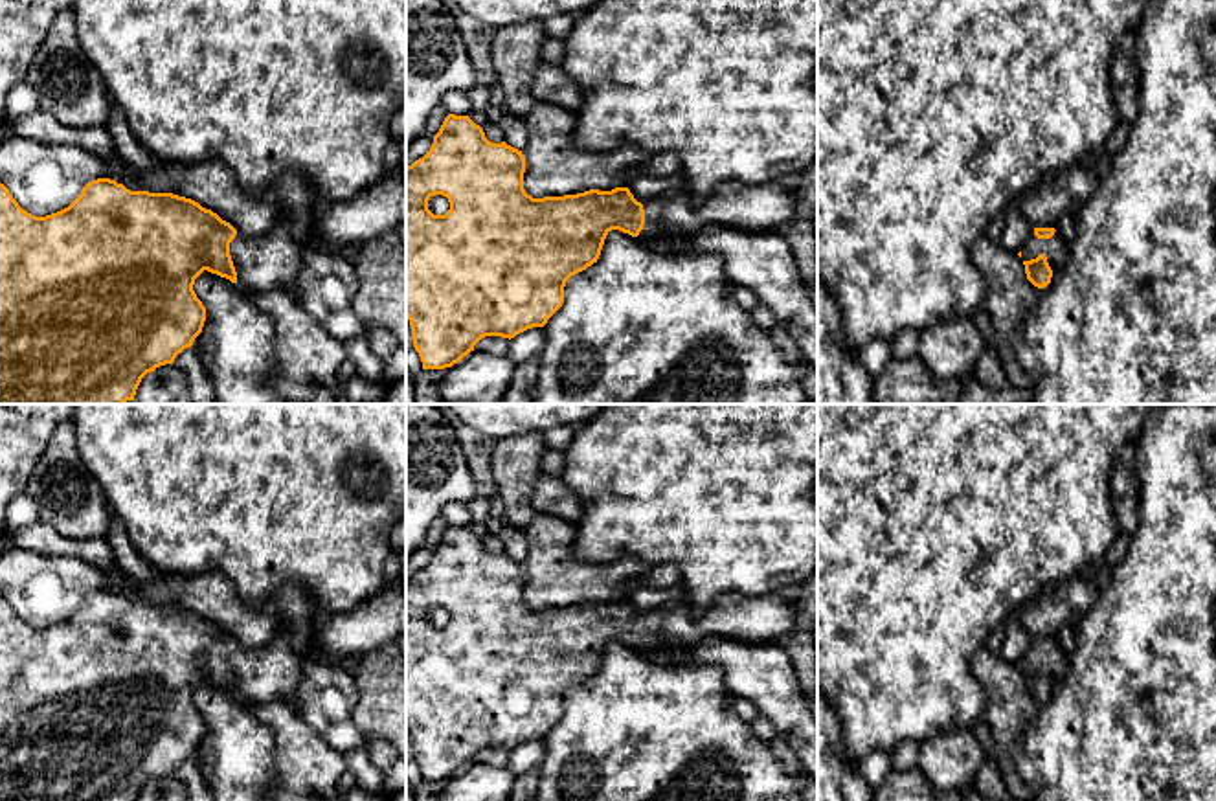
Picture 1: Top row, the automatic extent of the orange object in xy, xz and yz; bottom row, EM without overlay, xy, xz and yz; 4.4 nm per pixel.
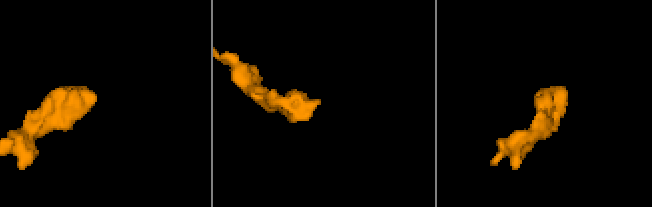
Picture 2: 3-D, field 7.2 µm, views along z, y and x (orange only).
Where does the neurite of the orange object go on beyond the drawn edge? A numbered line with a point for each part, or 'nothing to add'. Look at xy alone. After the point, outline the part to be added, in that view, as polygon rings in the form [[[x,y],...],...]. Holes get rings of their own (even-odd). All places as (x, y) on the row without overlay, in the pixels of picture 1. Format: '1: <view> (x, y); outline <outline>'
1: xy (274, 671); outline [[[400,577],[349,612],[321,617],[305,649],[287,636],[230,654],[237,694],[248,704],[292,702],[310,661],[345,667],[406,636],[406,581]]]

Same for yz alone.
1: yz (1055, 660); outline [[[1032,643],[1021,658],[1021,672],[1036,671],[1040,665],[1047,669],[1054,685],[1067,672],[1067,656],[1056,643],[1051,650],[1038,650]]]

